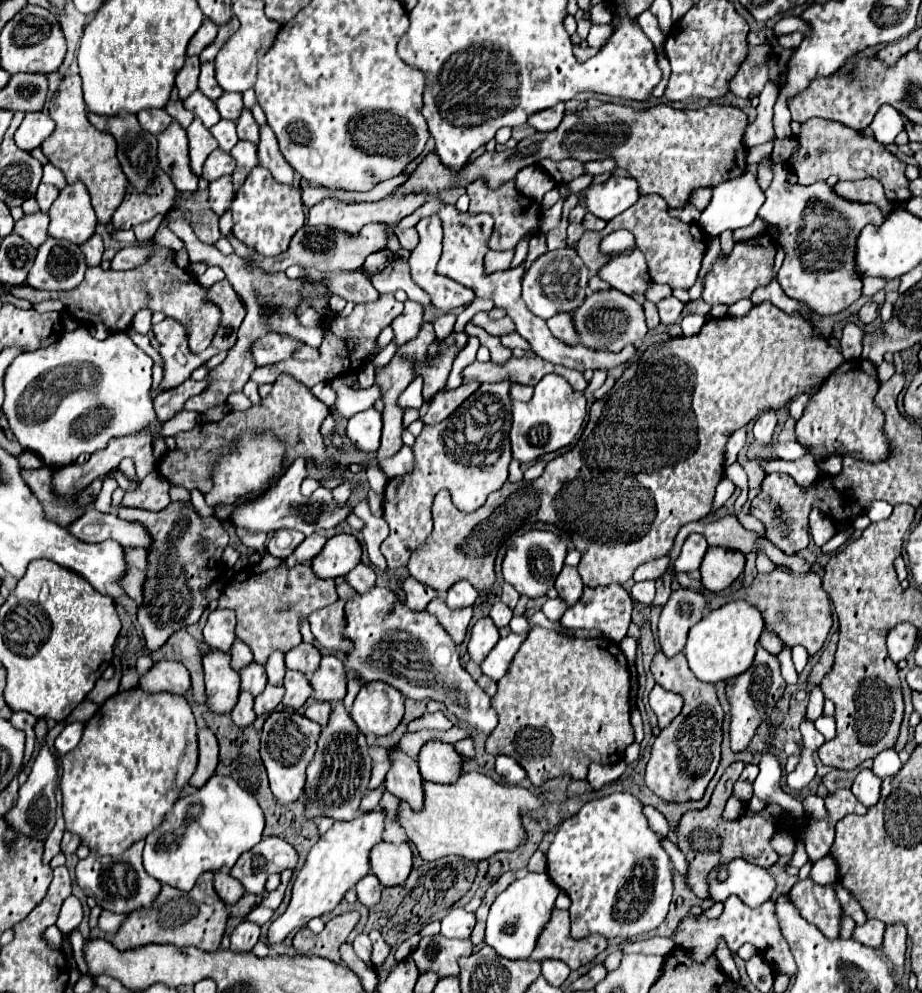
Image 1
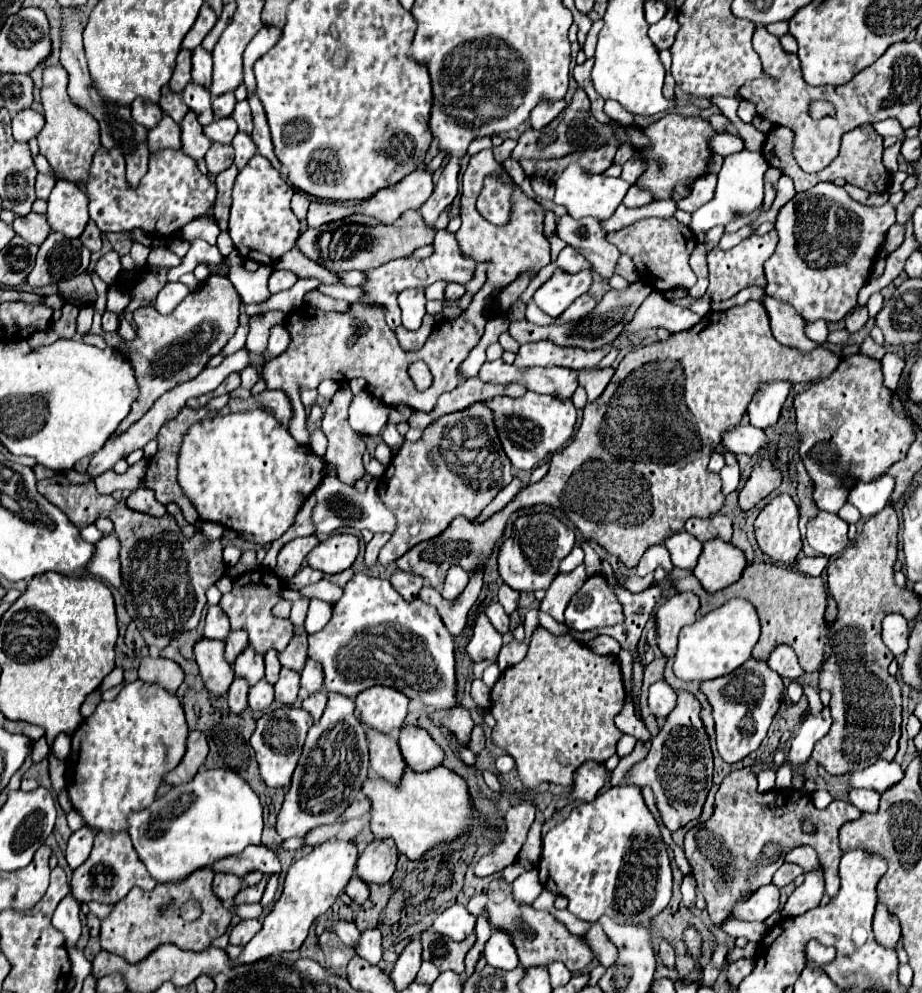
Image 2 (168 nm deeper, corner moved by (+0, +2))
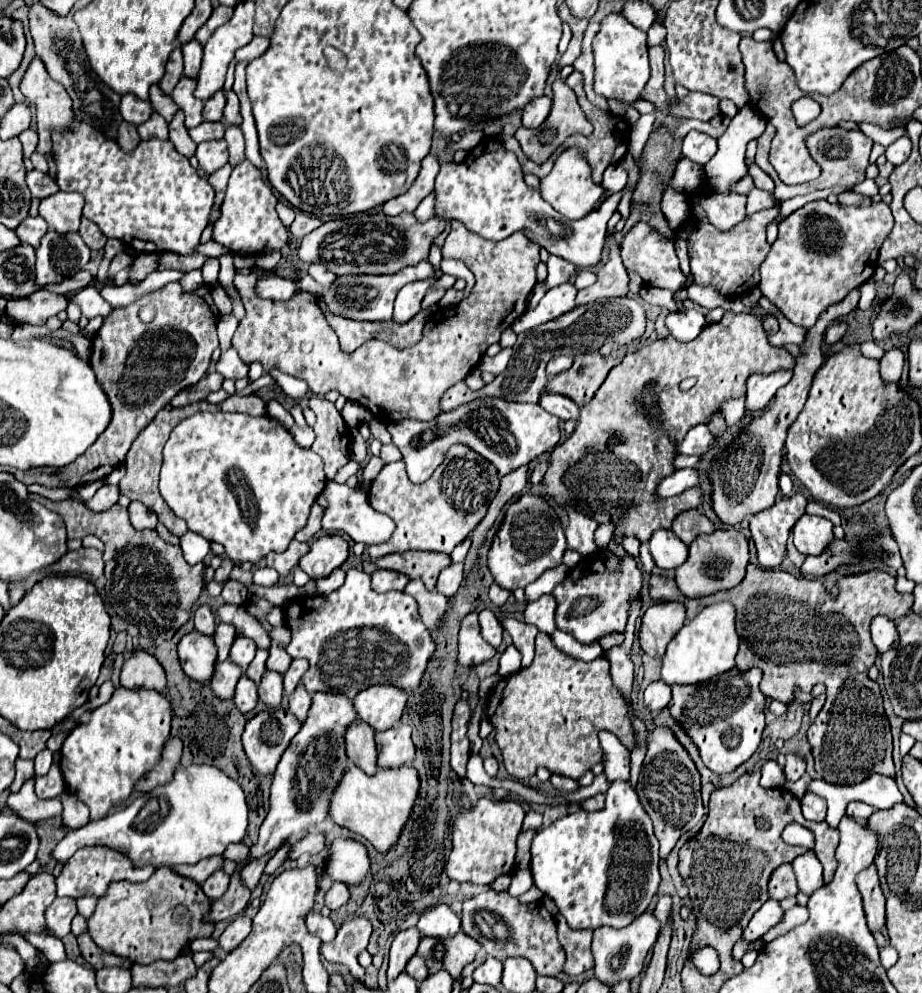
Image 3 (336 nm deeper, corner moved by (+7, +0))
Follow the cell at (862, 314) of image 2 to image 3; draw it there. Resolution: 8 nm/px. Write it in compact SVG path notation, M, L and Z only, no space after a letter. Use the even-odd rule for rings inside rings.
M835 321L835 323L831 323L829 329L825 331L825 343L827 343L827 345L833 345L833 343L841 341L841 337L845 335L845 331L847 331L847 323L845 323L845 321Z

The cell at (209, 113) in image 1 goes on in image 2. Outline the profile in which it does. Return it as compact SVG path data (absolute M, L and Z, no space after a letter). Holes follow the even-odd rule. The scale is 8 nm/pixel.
M188 83L188 87L182 91L182 99L198 115L198 121L202 125L210 125L214 121L212 105L210 105L212 95L206 87L200 87L196 83Z

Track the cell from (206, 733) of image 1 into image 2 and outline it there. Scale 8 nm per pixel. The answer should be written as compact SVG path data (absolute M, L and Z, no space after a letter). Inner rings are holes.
M192 731L188 735L188 749L182 763L180 767L176 767L176 771L170 771L166 775L166 783L182 785L188 783L188 779L192 781L196 771L204 765L206 757L208 757L208 737L202 731Z

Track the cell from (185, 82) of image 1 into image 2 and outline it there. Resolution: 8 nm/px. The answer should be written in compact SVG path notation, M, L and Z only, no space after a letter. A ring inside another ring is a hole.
M182 49L180 55L178 55L178 61L176 61L176 69L174 69L174 75L170 79L170 89L180 93L188 83L190 83L190 71L192 71L192 51L188 49Z

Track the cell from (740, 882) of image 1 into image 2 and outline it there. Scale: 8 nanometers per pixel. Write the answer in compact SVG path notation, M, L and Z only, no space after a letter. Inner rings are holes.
M770 883L770 885L758 887L754 893L734 903L732 915L744 921L764 921L770 913L778 909L778 899L780 899L780 893L776 885Z

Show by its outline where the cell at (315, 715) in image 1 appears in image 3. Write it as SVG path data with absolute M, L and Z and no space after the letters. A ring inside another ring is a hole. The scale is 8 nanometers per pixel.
M299 683L297 689L293 691L291 699L289 699L289 711L291 711L299 721L305 721L307 711L309 711L309 705L311 705L311 695L309 695L307 689Z

